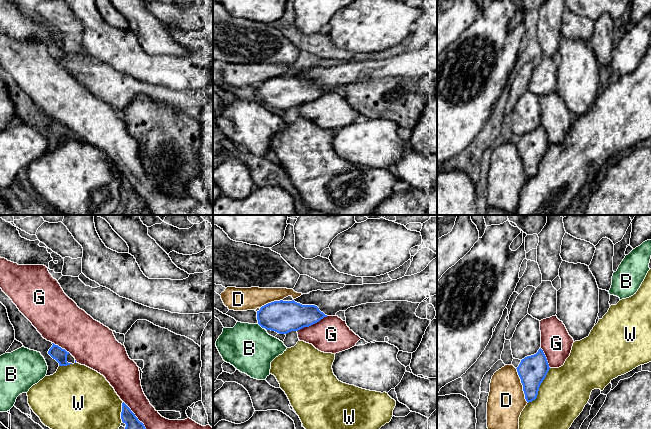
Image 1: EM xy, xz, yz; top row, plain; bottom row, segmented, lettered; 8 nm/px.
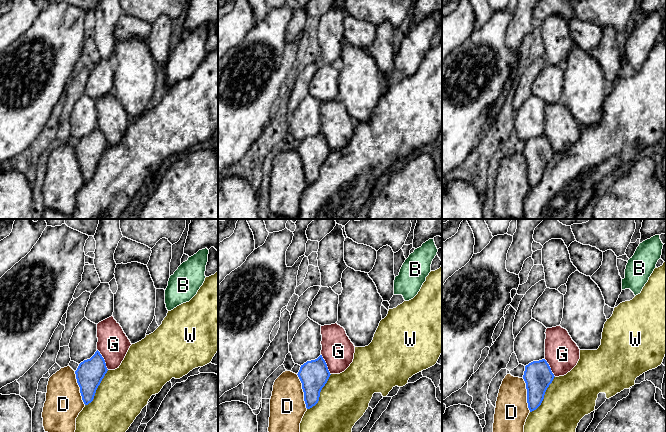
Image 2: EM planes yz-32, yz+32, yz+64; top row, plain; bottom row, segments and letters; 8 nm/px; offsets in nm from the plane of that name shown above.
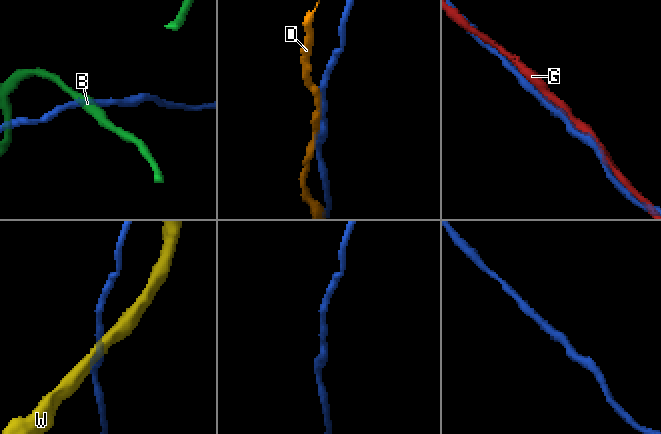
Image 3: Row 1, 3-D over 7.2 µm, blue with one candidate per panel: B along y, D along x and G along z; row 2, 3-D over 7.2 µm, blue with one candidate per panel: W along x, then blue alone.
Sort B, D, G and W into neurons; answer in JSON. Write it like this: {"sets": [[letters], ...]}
{"sets": [["B"], ["D"], ["G"], ["W"]]}

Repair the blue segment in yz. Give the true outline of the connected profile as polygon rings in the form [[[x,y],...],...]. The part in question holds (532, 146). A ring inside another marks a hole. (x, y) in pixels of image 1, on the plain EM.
[[[540,124],[536,130],[522,135],[516,145],[523,161],[525,175],[528,179],[532,178],[537,174],[539,163],[550,145],[543,126]]]

